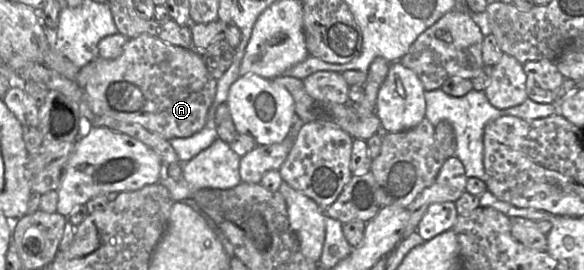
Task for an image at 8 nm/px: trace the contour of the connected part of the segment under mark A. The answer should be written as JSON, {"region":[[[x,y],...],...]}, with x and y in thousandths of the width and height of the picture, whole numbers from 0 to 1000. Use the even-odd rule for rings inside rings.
{"region":[[[255,126],[219,144],[200,215],[168,207],[156,222],[137,252],[130,304],[142,333],[159,422],[240,459],[284,519],[325,507],[349,470],[372,311],[336,181],[296,170]]]}

